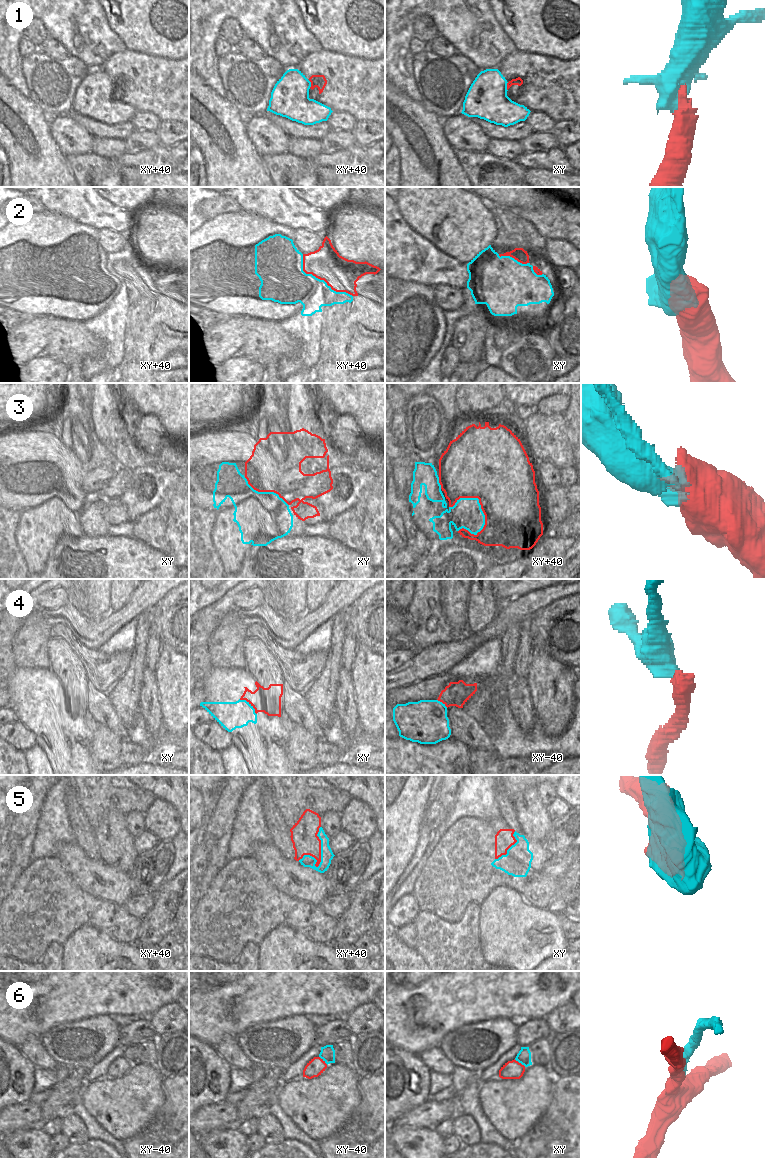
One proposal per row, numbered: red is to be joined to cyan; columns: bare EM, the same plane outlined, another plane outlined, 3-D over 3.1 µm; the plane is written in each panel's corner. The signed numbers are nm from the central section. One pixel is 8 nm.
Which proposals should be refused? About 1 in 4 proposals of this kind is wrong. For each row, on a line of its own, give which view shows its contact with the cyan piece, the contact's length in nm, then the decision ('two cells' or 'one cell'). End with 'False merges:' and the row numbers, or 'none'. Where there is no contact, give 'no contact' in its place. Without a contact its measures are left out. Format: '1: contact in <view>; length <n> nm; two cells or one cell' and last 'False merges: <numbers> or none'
1: contact in xy; length 70 nm; one cell
2: contact in xy+40; length 550 nm; one cell
3: contact in xy+40; length 340 nm; one cell
4: contact in xy; length 190 nm; one cell
5: contact in xy+40; length 340 nm; two cells
6: contact in xy; length 110 nm; two cells
False merges: 5, 6

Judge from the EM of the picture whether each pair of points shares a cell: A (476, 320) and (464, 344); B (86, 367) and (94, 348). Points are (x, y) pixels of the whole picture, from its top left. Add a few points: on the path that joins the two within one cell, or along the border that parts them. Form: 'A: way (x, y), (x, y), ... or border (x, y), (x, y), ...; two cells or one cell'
A: way (473, 326), (469, 338); one cell
B: border (69, 365), (88, 356), (101, 354), (107, 367); two cells

